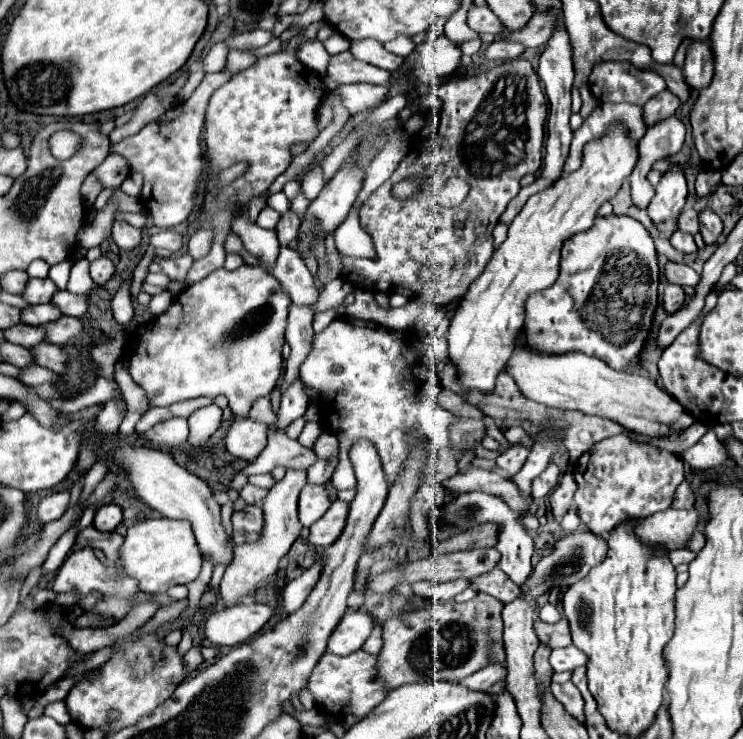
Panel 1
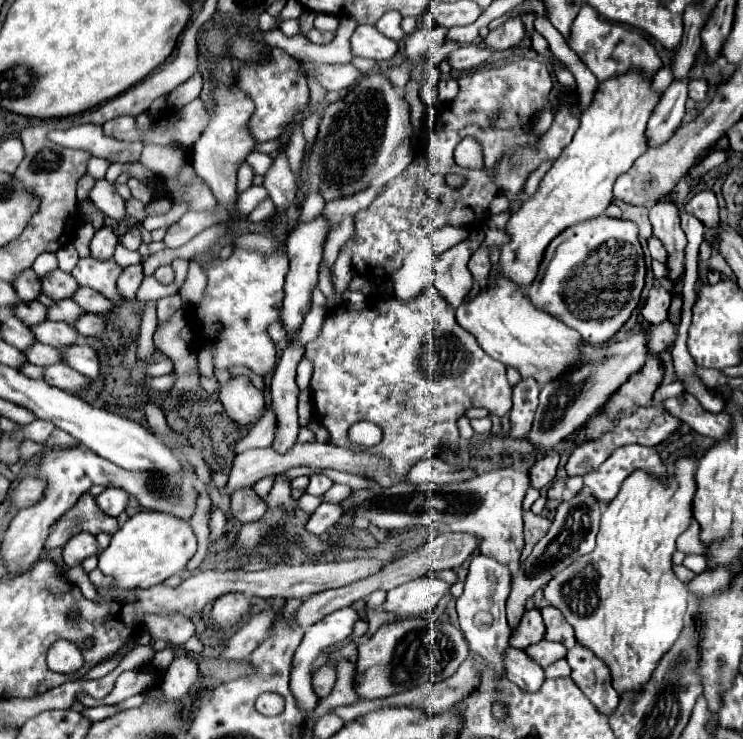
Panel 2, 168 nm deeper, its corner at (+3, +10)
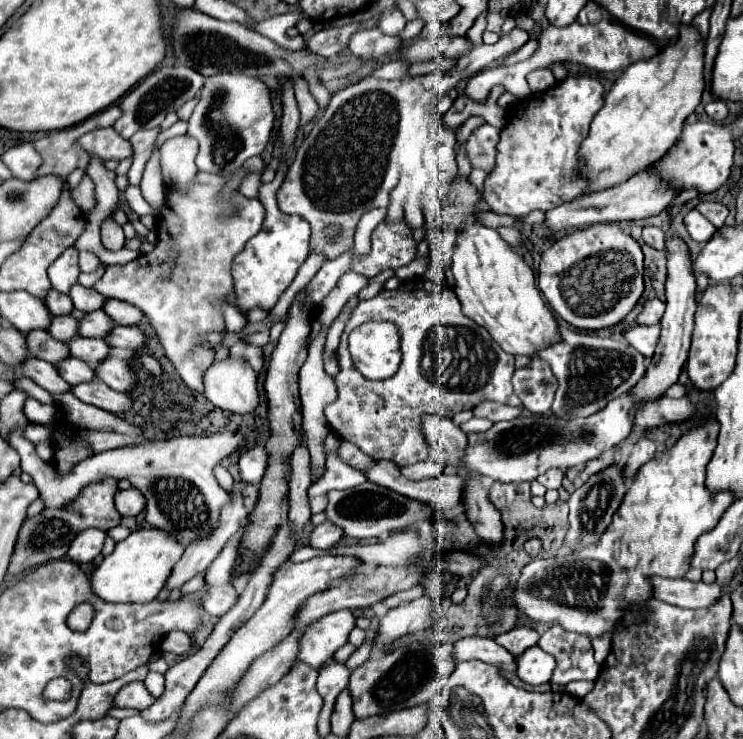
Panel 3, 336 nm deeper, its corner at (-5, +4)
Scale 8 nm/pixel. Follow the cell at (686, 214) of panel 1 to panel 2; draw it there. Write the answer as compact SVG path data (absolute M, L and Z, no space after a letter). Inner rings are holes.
M703 190L703 192L695 194L685 204L685 212L699 218L705 224L705 228L713 228L719 224L719 206L717 206L717 198L711 190Z

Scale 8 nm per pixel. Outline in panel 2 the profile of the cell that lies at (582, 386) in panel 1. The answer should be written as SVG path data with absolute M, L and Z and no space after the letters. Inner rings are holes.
M501 272L489 276L479 292L457 308L457 322L477 338L479 346L489 356L515 366L521 376L533 376L539 386L575 366L579 360L577 348L583 344L579 332L561 324L561 320L547 316L547 312L533 308L529 296Z

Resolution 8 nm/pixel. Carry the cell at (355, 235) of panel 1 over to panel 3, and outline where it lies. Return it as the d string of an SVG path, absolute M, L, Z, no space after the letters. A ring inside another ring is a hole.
M329 326L321 328L319 334L313 338L311 346L309 346L309 356L305 360L305 364L301 366L301 372L299 372L299 392L301 392L301 406L303 406L303 428L305 428L305 434L307 434L307 446L309 446L309 452L311 452L311 466L313 470L317 470L317 478L323 476L323 470L325 470L325 450L323 450L323 442L325 442L325 436L329 432L329 426L325 422L325 416L323 416L323 406L327 406L327 402L333 400L335 396L335 386L333 386L333 378L329 374L325 374L323 370L323 344L325 344L325 334L327 334Z

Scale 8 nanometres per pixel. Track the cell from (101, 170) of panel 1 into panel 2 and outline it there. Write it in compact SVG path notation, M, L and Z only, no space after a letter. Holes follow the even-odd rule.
M81 124L69 130L49 132L49 138L65 148L87 150L93 156L101 156L109 162L137 162L143 150L143 140L125 142L105 136L103 128L97 124Z

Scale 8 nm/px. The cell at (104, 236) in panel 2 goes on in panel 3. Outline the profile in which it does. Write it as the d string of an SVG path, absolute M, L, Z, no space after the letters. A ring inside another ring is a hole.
M107 218L101 226L101 242L107 250L121 250L125 246L125 236L119 224L115 224L111 218Z

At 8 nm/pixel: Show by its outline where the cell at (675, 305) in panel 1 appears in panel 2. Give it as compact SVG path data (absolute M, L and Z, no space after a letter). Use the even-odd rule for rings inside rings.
M651 288L645 306L641 308L641 316L651 322L651 324L659 324L663 320L667 320L667 310L671 304L671 294L665 288Z

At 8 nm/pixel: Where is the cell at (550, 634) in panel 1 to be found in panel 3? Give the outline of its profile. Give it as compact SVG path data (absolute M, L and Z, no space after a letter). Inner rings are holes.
M517 626L511 632L499 634L495 640L503 648L507 648L513 656L517 656L517 654L523 654L527 648L537 646L539 638L541 638L541 634L535 628L531 628L531 626Z

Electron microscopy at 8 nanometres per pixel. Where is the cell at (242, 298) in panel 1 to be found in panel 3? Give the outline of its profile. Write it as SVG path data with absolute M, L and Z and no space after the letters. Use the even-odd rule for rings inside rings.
M283 160L279 164L275 180L259 188L259 200L263 202L267 216L263 220L259 234L253 236L245 244L243 252L239 252L233 258L231 274L233 274L235 304L243 314L253 308L263 308L269 312L277 304L279 296L291 286L293 278L297 276L297 270L301 268L301 264L307 260L309 254L309 236L311 236L309 222L305 222L301 216L283 214L277 206L277 190L285 180L285 172L287 172L287 162Z

